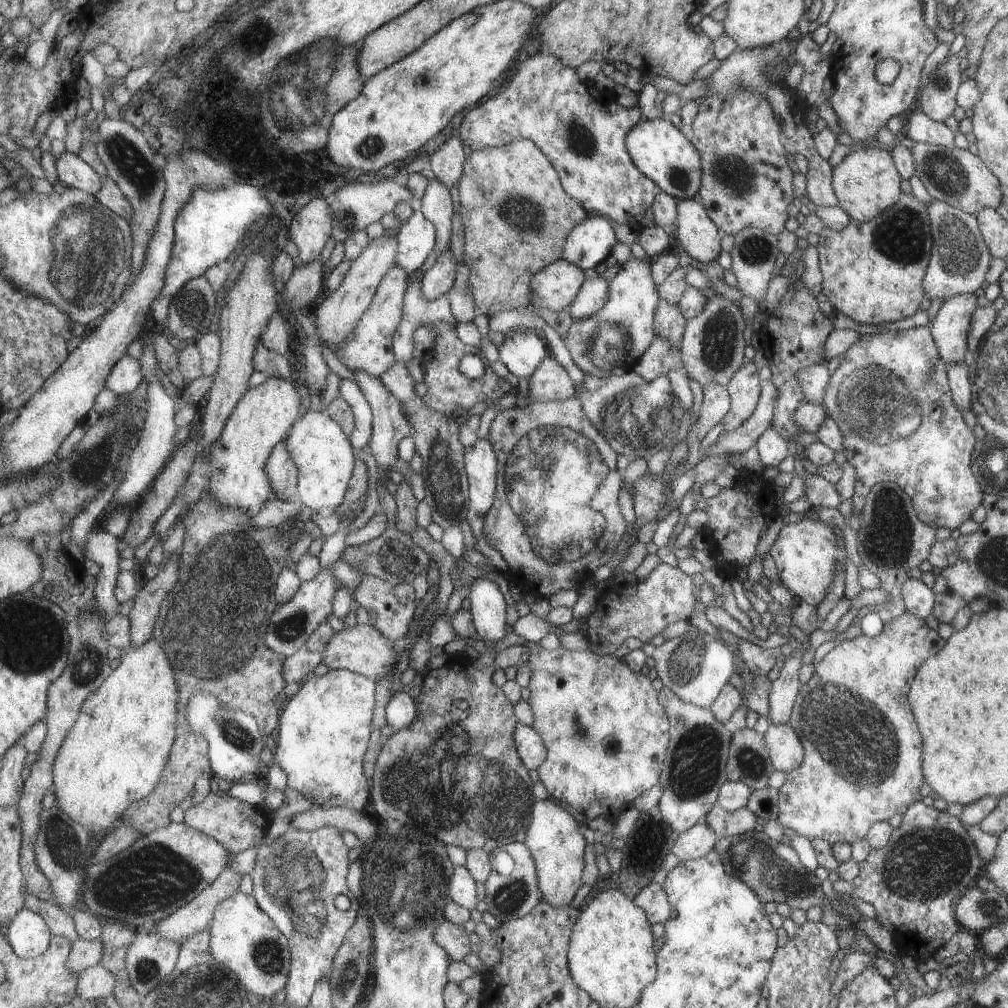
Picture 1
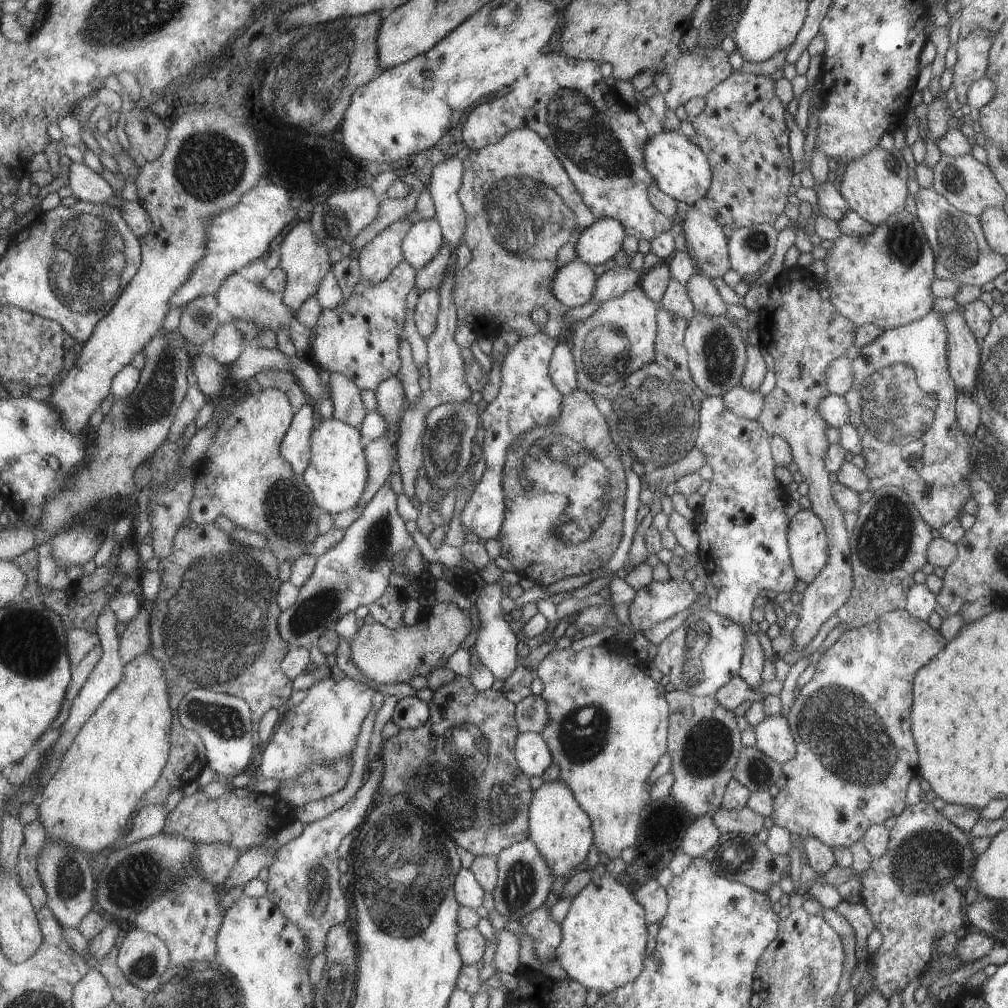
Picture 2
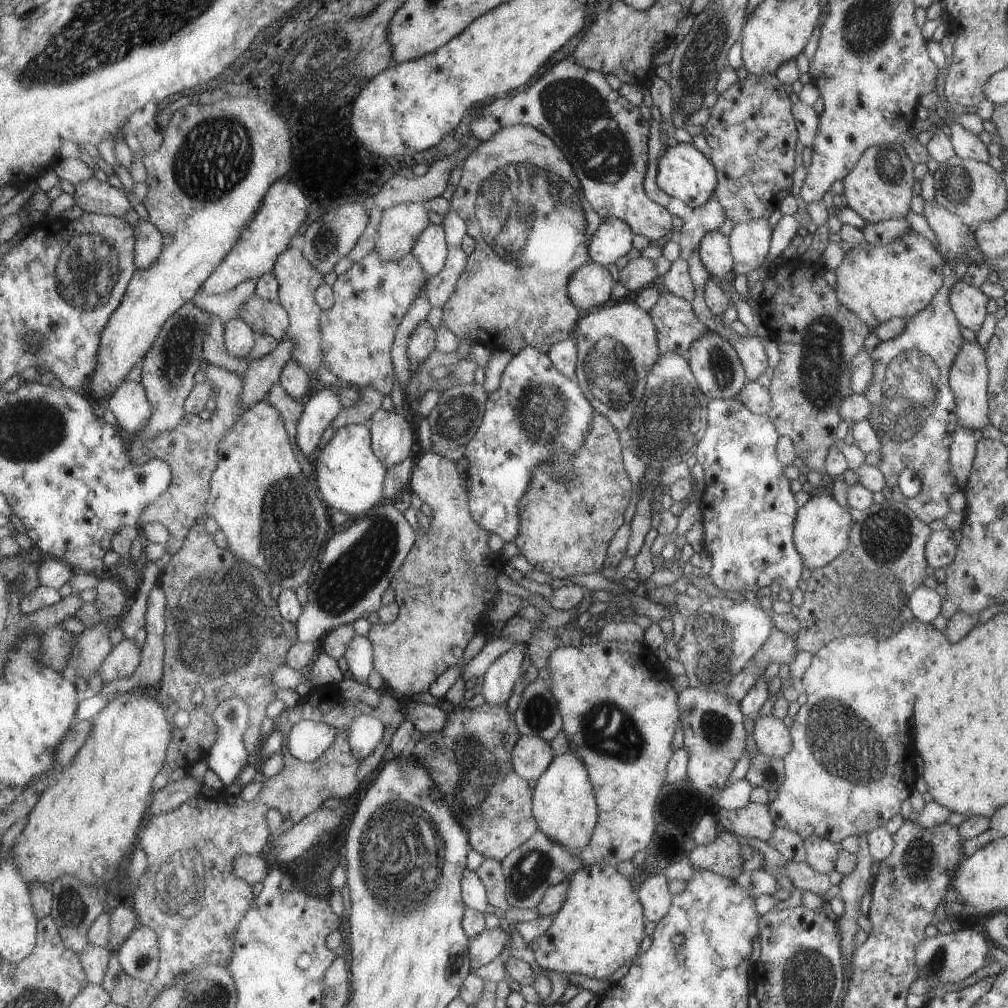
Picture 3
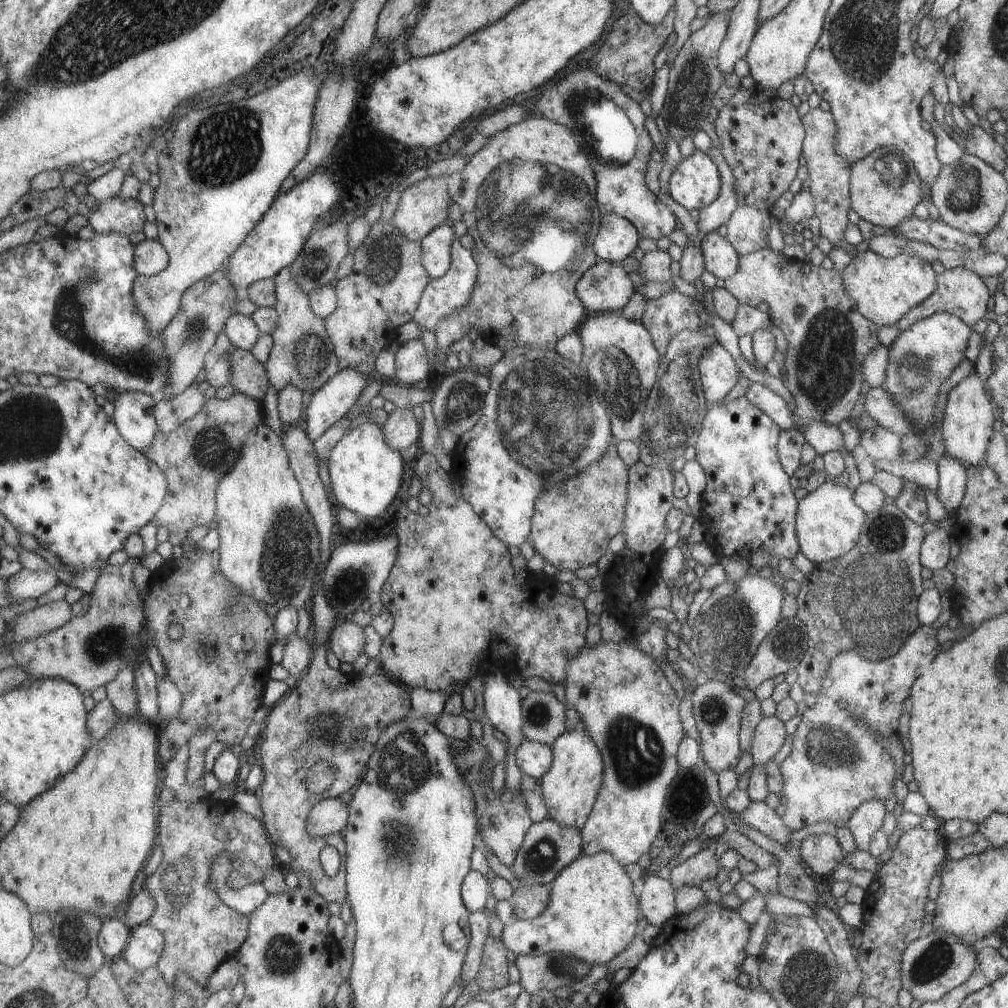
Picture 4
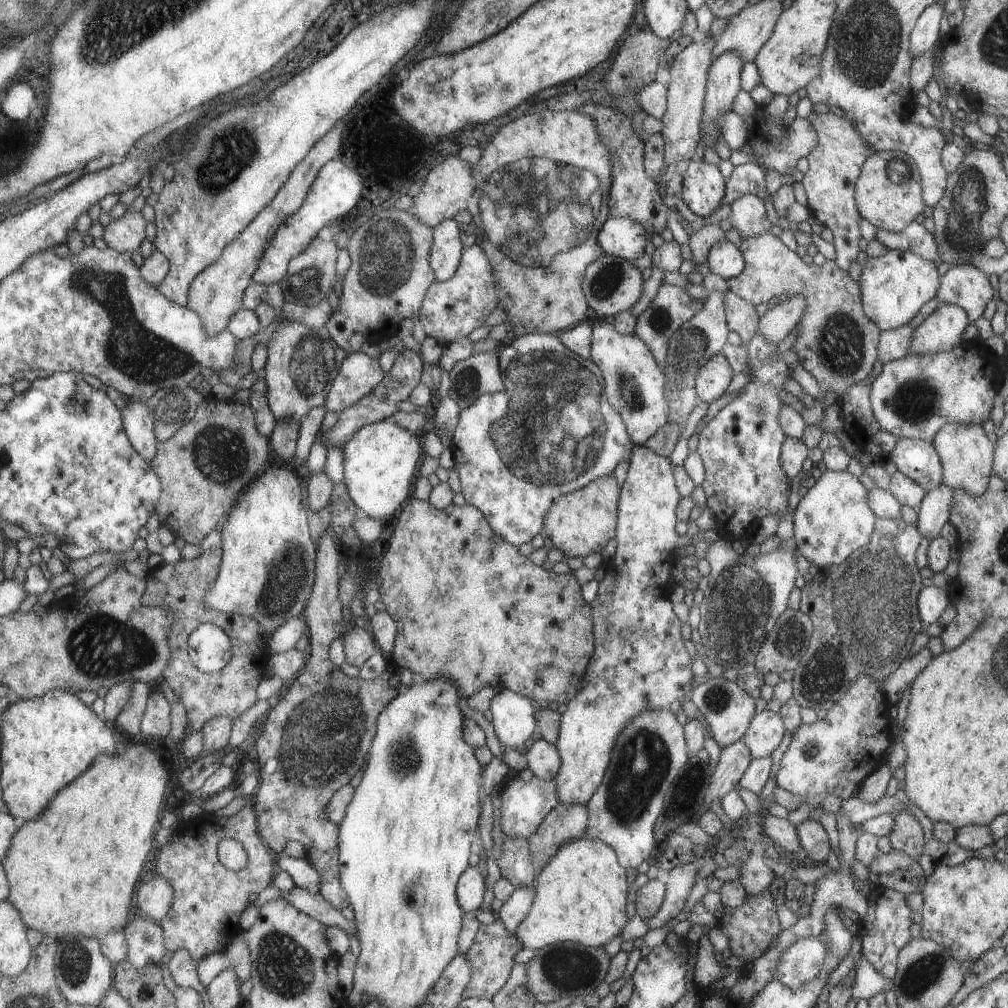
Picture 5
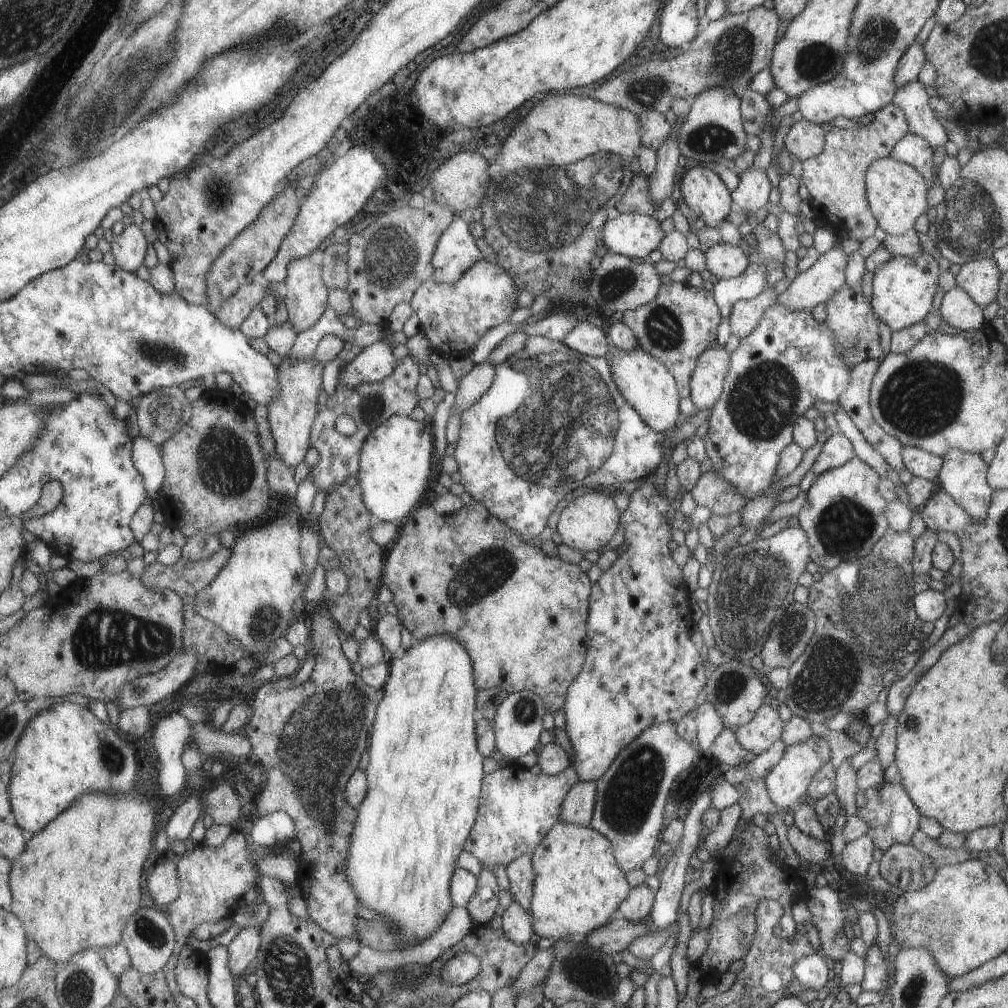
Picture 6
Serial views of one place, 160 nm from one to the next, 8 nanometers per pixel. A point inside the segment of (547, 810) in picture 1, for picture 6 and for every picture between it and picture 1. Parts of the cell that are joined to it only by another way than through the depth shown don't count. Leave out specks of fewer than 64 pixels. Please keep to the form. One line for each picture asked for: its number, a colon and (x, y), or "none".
2: (562, 829)
3: (566, 807)
4: (571, 787)
5: (639, 663)
6: (641, 670)

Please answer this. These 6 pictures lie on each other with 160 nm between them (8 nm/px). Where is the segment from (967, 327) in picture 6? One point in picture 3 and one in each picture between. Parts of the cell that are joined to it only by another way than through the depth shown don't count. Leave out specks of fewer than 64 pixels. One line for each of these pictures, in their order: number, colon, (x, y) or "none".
3: (913, 410)
4: (921, 357)
5: (941, 330)

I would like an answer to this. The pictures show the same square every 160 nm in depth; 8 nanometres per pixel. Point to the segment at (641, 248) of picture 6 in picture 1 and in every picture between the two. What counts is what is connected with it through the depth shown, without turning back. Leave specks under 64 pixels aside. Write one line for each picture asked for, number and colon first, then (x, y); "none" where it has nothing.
1: (588, 245)
2: (601, 241)
3: (612, 240)
4: (617, 237)
5: (622, 237)

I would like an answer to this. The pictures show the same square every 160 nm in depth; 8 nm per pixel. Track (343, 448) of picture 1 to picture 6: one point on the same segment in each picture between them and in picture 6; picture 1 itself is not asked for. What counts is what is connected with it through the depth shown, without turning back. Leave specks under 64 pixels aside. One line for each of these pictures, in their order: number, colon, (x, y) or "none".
2: (338, 473)
3: (350, 475)
4: (365, 473)
5: (381, 461)
6: (396, 462)

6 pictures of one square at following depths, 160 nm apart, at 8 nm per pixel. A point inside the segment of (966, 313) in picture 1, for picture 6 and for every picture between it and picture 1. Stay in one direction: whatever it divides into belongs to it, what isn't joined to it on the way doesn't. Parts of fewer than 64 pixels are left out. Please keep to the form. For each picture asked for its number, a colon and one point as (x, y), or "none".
2: (964, 351)
3: (968, 377)
4: (967, 423)
5: (965, 453)
6: (962, 475)

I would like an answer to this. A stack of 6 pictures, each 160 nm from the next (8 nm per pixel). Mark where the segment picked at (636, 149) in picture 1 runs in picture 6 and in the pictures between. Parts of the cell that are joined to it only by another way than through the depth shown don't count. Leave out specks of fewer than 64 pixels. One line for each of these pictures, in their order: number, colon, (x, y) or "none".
2: (681, 169)
3: (683, 172)
4: (694, 183)
5: (702, 188)
6: (706, 196)

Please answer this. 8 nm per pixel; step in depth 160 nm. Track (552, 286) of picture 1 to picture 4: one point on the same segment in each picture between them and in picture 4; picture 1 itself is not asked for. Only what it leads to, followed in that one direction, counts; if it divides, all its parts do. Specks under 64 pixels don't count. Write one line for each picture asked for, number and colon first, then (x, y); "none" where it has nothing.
2: (575, 284)
3: (591, 285)
4: (604, 287)

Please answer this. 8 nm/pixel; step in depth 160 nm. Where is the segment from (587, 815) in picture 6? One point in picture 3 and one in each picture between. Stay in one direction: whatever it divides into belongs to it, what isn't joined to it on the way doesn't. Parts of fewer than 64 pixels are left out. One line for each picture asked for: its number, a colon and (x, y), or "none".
3: (539, 864)
4: (548, 848)
5: (567, 822)

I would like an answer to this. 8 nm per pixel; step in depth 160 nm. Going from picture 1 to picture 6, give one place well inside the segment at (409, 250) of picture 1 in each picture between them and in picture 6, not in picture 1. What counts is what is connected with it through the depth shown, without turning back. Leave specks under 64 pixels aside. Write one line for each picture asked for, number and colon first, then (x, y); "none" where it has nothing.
2: (425, 239)
3: (431, 249)
4: (437, 258)
5: (448, 249)
6: (456, 252)

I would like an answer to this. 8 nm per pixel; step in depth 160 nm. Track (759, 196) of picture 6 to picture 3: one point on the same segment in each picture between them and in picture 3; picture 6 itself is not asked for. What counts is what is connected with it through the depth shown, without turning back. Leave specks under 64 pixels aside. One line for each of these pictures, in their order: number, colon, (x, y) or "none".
3: (748, 242)
4: (747, 227)
5: (747, 216)

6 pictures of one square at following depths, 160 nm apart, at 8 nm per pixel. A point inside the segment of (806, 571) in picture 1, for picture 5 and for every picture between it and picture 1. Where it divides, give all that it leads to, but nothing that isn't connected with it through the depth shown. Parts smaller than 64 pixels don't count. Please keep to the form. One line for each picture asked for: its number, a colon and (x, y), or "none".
2: (807, 546)
3: (822, 527)
4: (828, 522)
5: (832, 519)

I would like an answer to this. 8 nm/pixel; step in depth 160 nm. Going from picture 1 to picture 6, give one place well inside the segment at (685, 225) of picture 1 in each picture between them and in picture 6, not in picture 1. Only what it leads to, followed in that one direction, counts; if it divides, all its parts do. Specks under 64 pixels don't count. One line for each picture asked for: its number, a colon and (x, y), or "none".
2: (703, 235)
3: (713, 248)
4: (720, 258)
5: (724, 259)
6: (725, 261)

